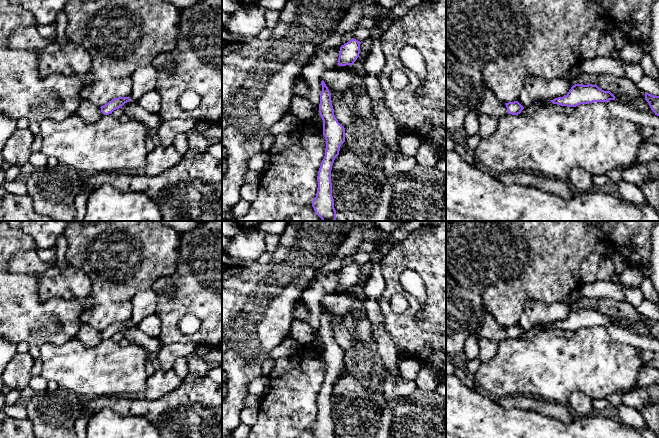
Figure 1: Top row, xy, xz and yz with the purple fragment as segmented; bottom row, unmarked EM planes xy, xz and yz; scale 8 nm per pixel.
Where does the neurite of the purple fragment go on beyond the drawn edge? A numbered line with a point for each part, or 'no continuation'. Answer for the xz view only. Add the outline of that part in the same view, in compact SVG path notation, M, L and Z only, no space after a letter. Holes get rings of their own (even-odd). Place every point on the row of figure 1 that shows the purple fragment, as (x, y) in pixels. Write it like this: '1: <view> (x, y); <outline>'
no continuation

